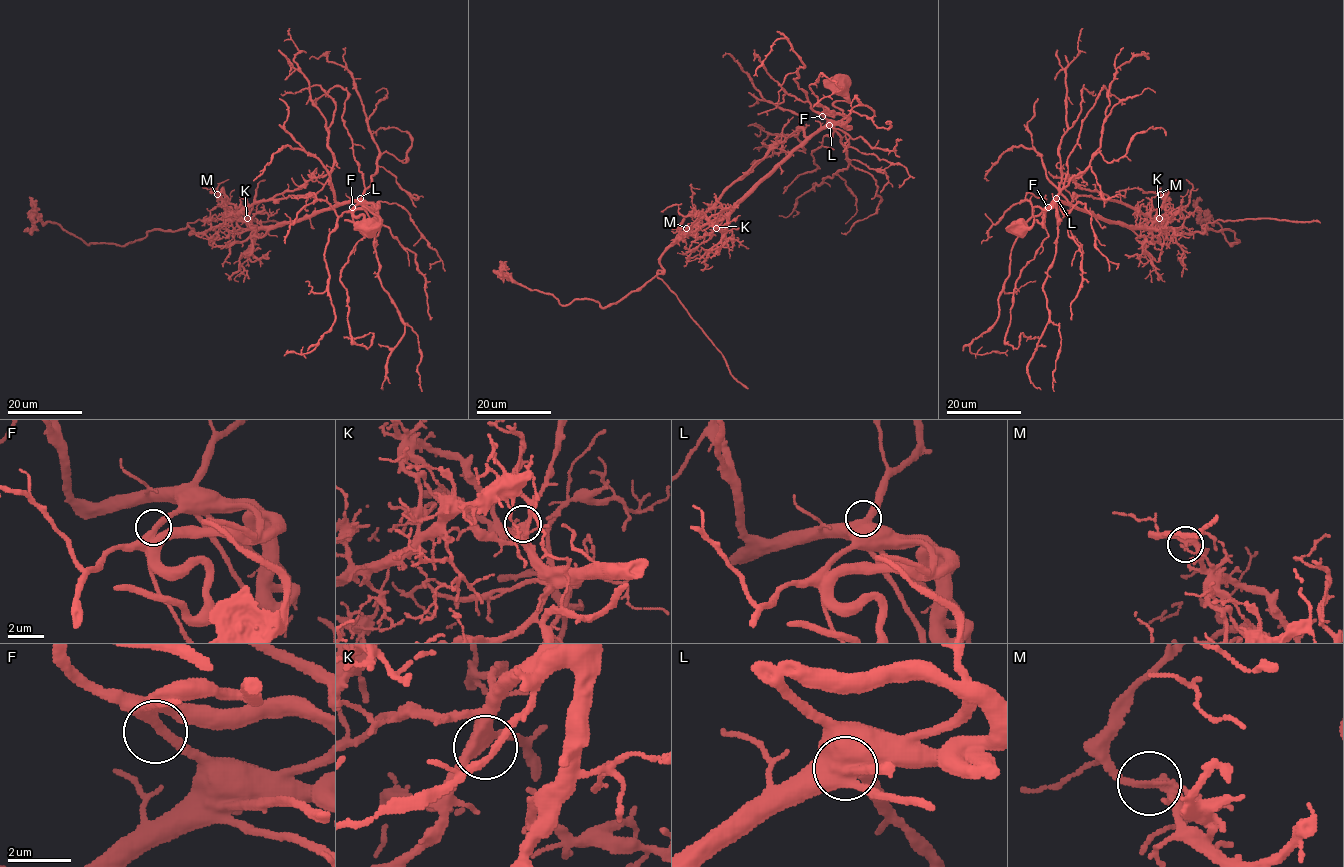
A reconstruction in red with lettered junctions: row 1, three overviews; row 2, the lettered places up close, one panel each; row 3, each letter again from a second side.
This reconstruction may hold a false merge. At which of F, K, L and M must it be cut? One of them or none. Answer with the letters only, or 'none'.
M

